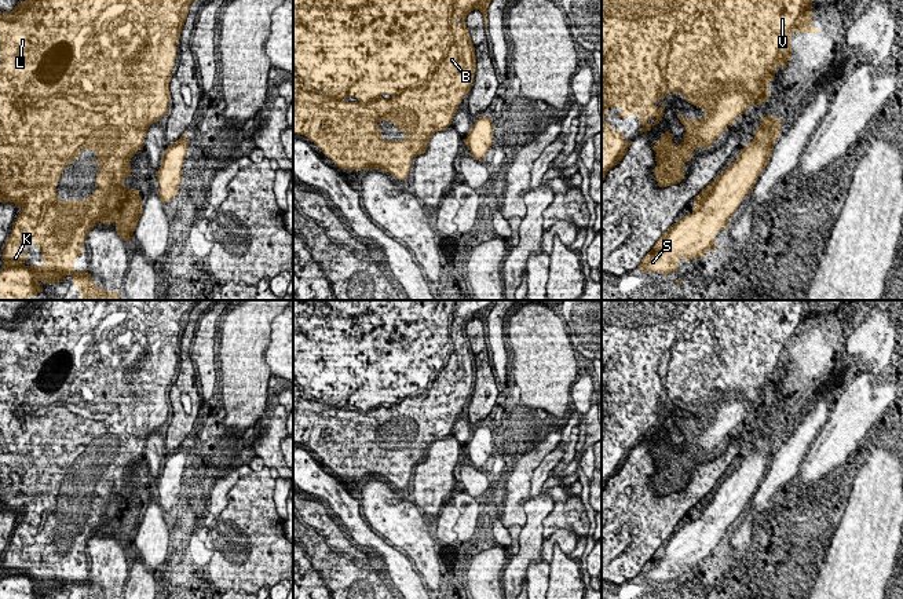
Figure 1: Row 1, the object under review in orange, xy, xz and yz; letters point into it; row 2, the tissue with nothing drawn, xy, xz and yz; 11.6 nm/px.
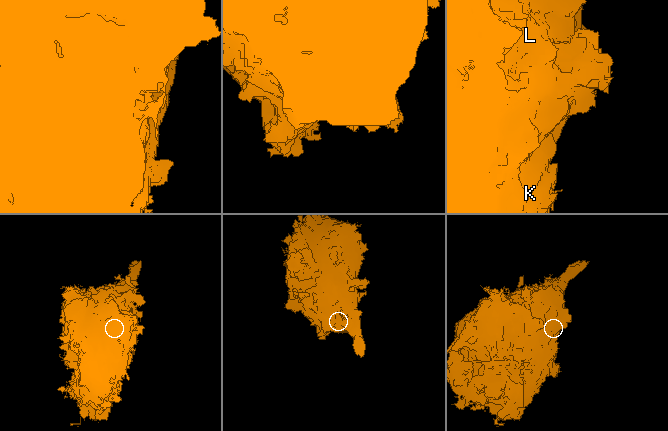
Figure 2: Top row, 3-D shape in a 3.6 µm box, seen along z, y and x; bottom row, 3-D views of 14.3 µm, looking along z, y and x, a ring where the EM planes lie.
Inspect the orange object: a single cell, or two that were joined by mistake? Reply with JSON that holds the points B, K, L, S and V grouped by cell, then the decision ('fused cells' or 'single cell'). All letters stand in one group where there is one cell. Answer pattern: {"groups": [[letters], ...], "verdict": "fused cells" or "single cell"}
{"groups": [["B", "K", "L", "V"], ["S"]], "verdict": "fused cells"}

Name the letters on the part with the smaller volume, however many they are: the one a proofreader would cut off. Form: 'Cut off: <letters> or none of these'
Cut off: S

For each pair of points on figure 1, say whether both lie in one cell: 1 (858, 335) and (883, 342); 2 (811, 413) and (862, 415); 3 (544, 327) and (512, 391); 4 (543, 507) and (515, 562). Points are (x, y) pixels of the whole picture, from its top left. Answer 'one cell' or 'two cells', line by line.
1: two cells
2: two cells
3: one cell
4: one cell

